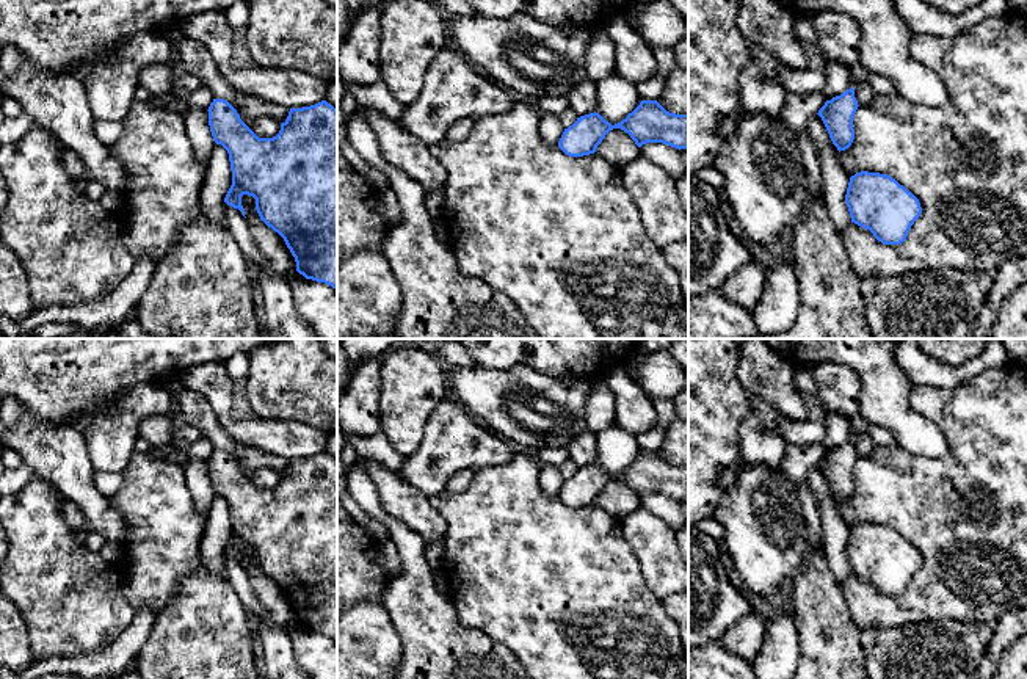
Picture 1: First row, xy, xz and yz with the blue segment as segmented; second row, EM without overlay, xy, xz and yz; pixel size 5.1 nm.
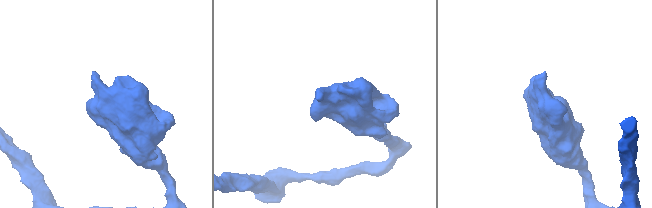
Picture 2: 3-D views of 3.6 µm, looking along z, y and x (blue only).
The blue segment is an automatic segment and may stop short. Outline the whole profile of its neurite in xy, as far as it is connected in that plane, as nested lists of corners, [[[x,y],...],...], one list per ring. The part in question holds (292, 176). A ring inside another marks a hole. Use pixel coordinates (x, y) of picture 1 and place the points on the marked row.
[[[213,99],[207,111],[213,141],[227,151],[232,169],[224,202],[245,216],[241,196],[252,196],[260,220],[284,238],[296,271],[337,290],[337,110],[326,100],[290,108],[273,138],[259,138],[224,99]]]

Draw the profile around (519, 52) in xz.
[[[525,13],[506,19],[492,16],[450,16],[450,44],[486,78],[530,97],[563,97],[588,82],[585,56],[591,39],[604,30],[599,25],[577,25],[569,30],[547,25]]]

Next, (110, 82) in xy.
[[[138,33],[93,61],[80,77],[96,119],[122,121],[135,102],[140,72],[147,66],[166,63],[172,50],[172,42],[163,33]]]

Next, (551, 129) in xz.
[[[544,113],[539,121],[539,133],[544,143],[557,146],[564,127],[558,121],[557,114]]]

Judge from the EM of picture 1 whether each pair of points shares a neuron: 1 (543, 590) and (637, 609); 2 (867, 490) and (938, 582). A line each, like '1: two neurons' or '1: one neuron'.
1: one neuron
2: one neuron

